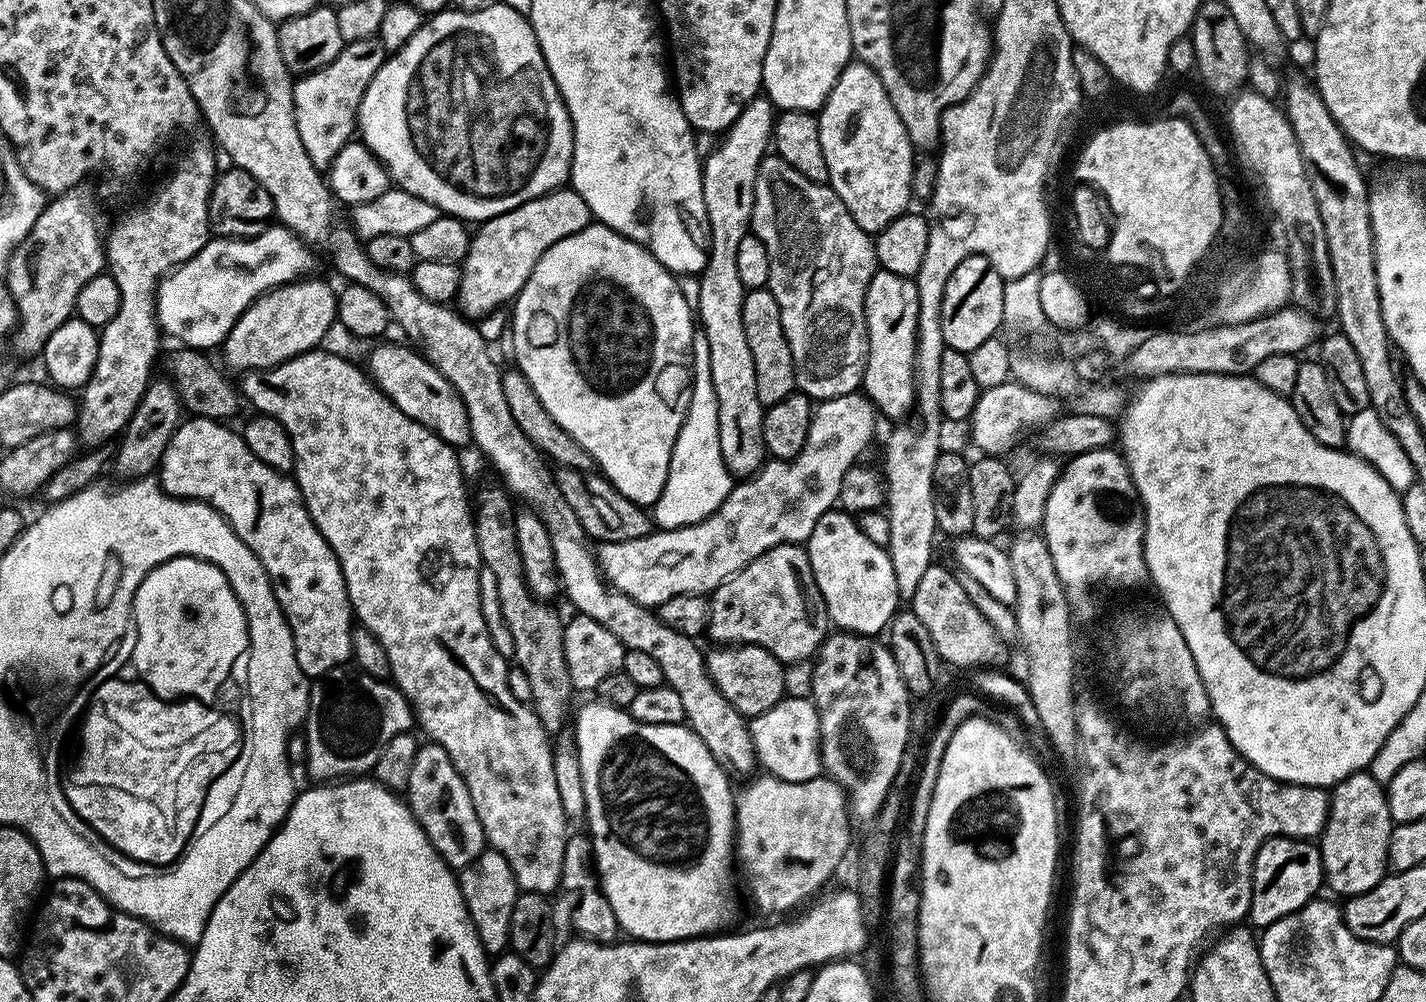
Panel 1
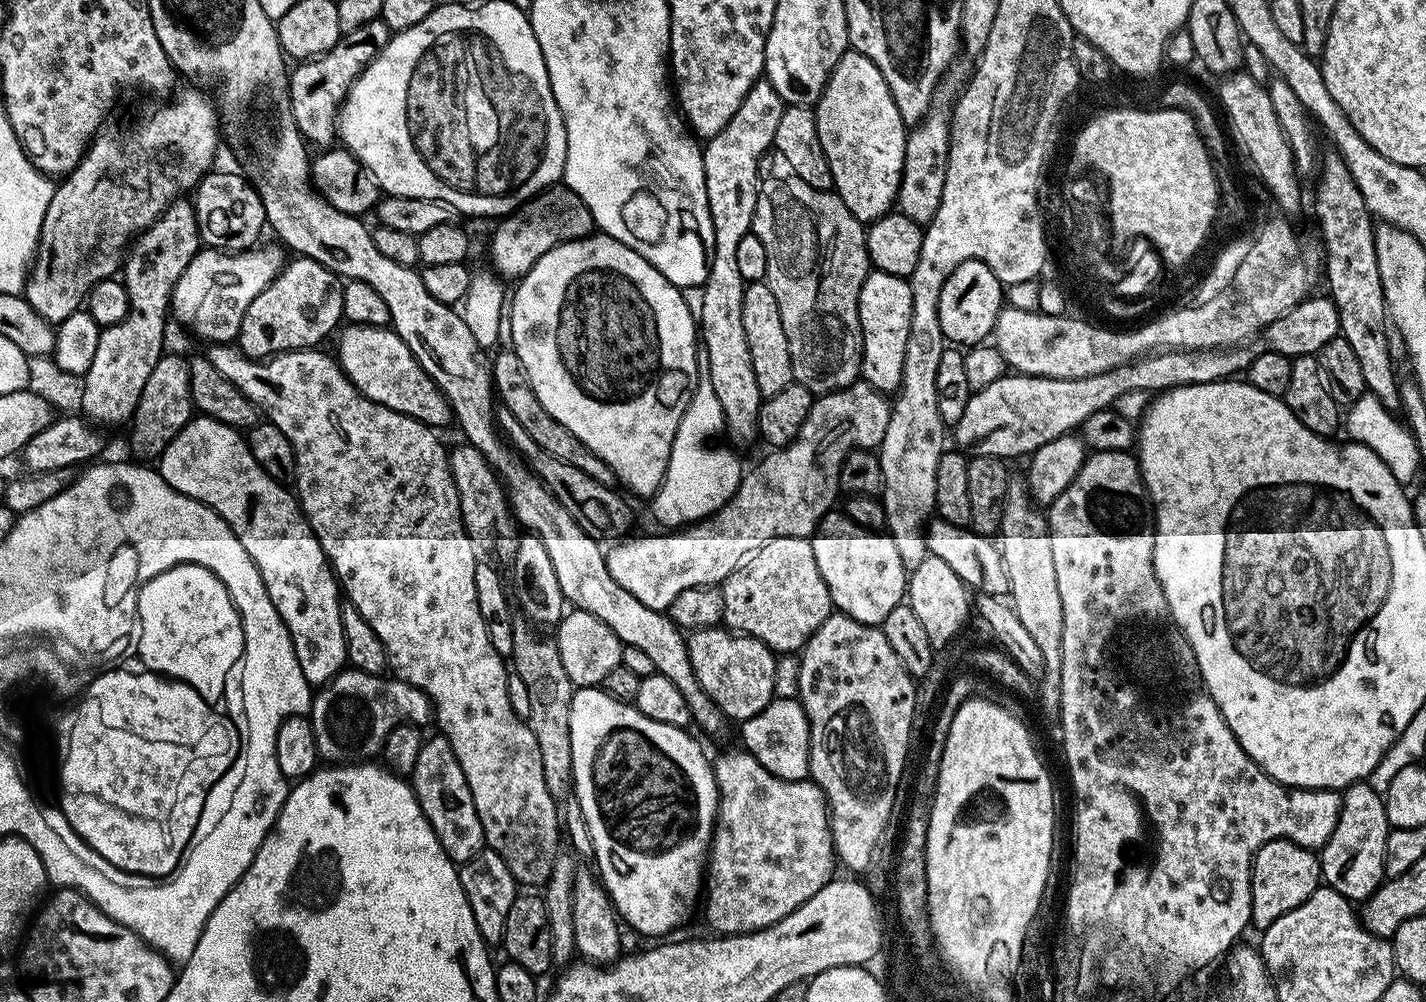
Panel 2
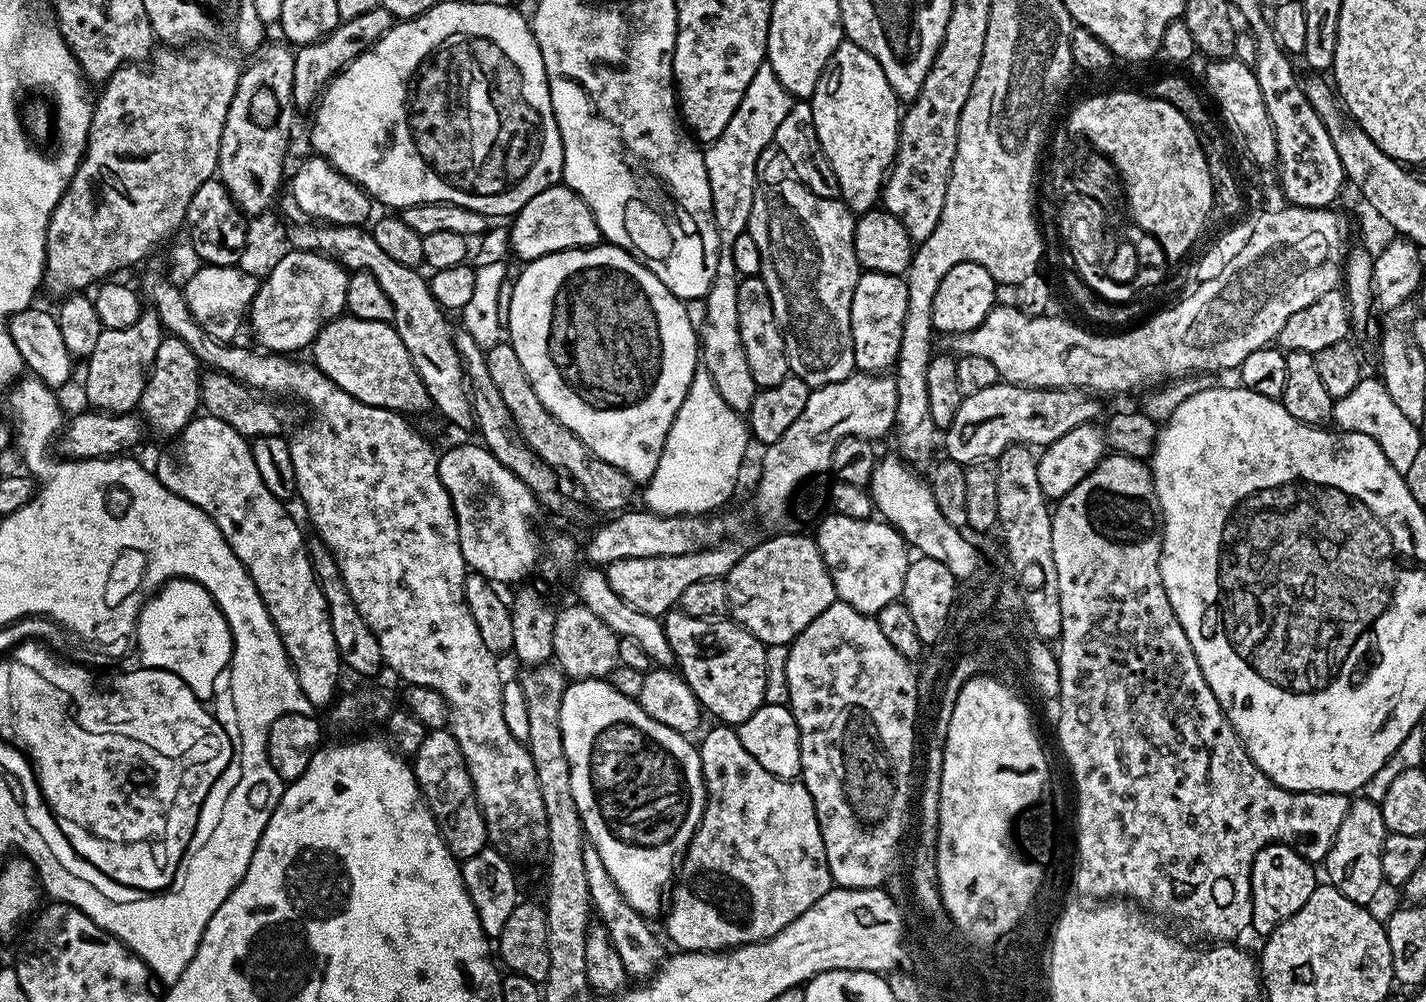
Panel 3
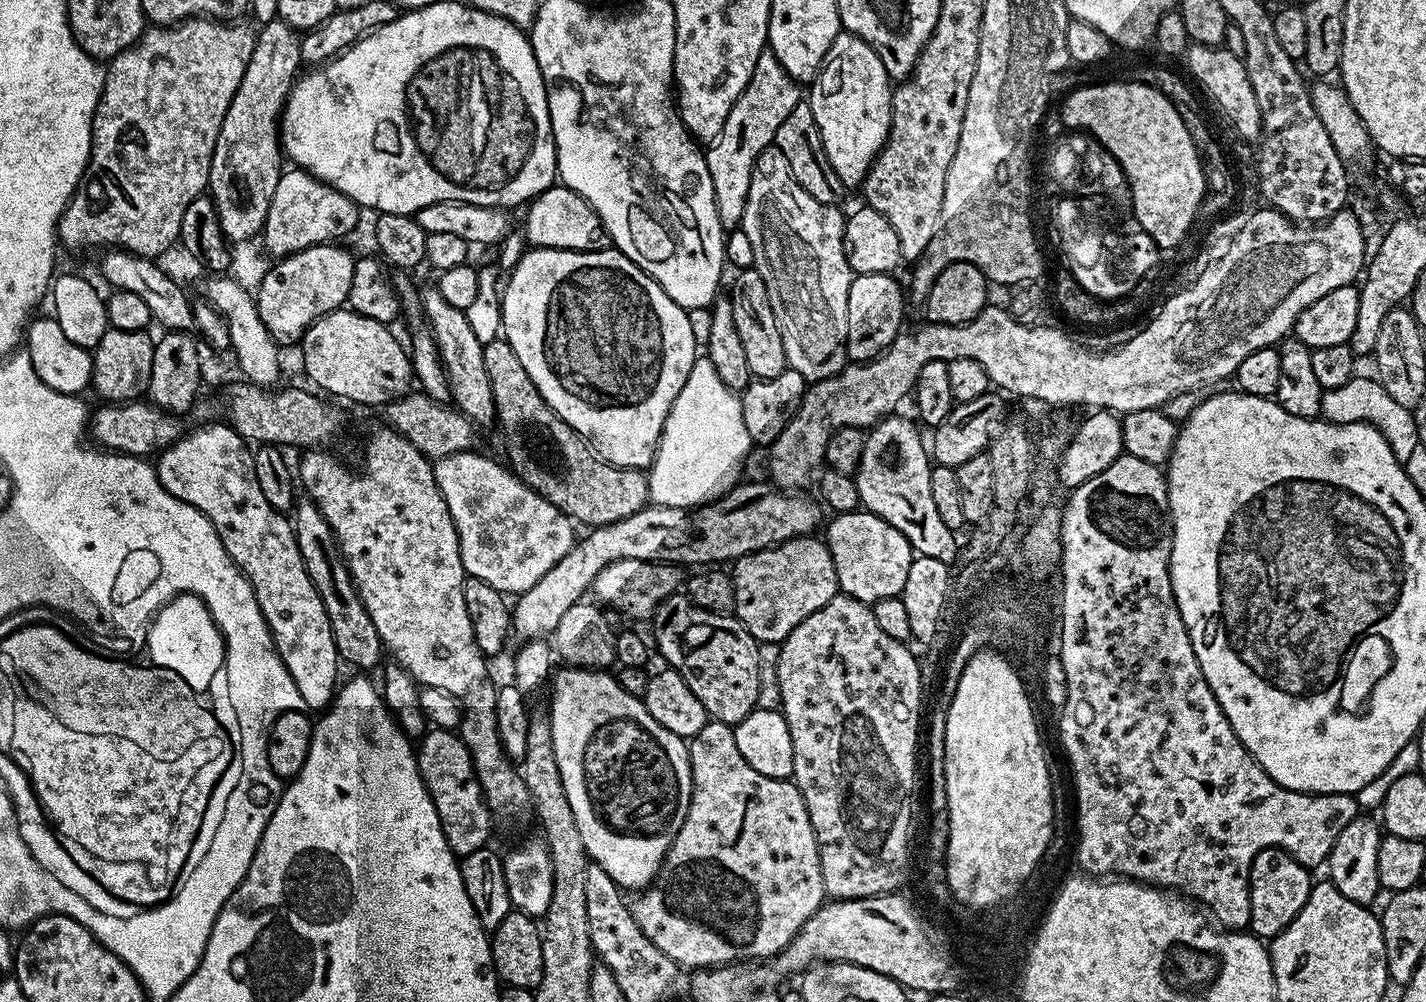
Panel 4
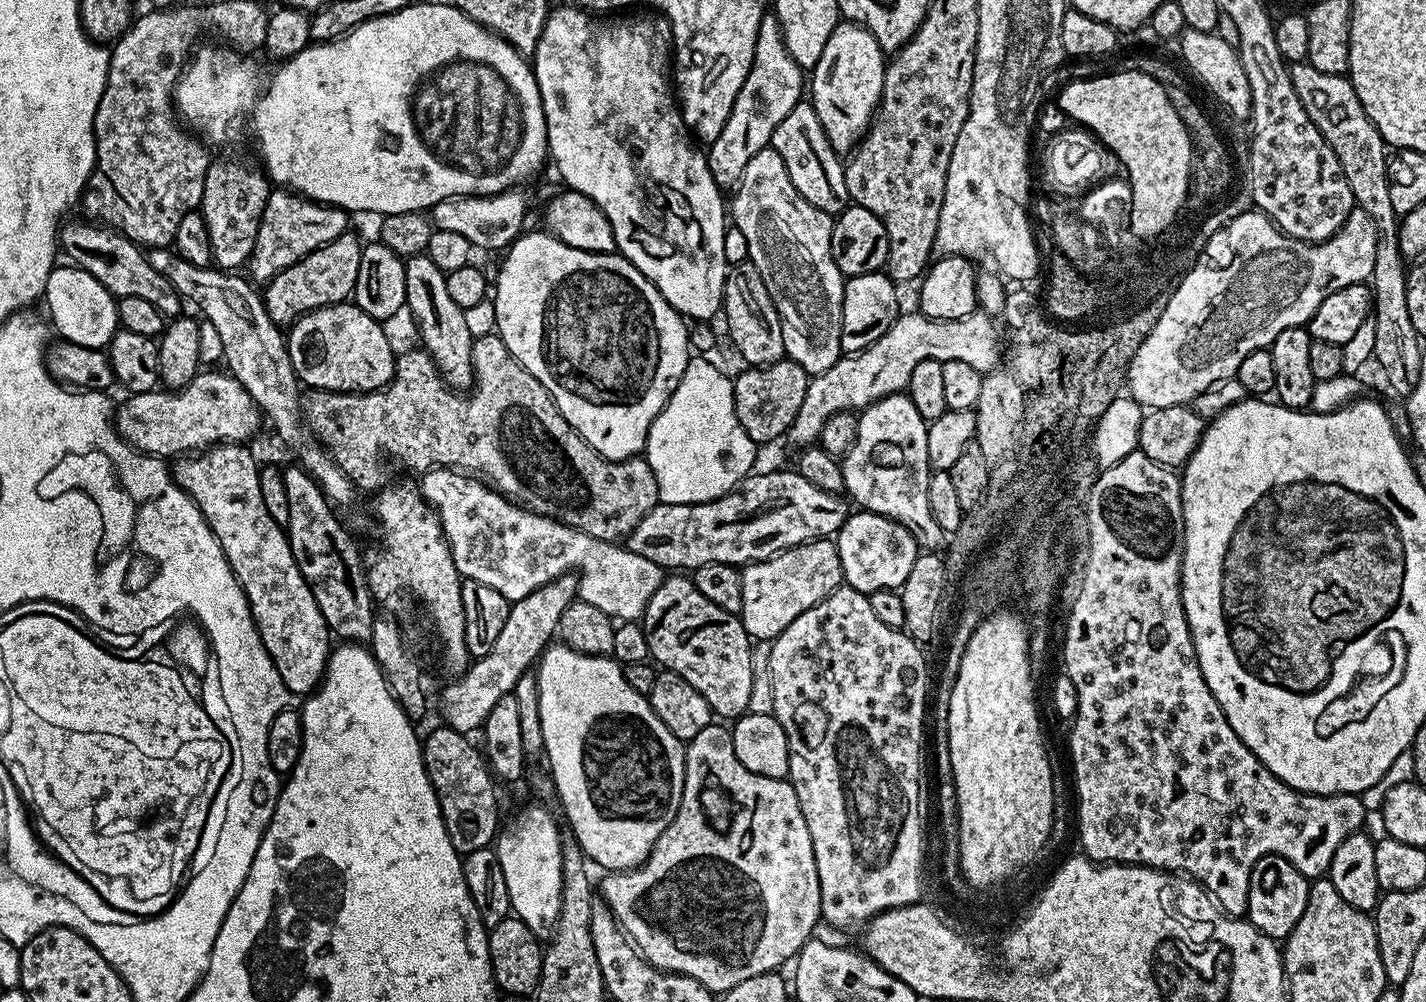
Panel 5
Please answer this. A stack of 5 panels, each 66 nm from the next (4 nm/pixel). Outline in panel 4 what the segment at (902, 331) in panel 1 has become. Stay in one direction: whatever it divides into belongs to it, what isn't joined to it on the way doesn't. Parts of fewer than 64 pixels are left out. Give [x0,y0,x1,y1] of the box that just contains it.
[848,274,906,362]

